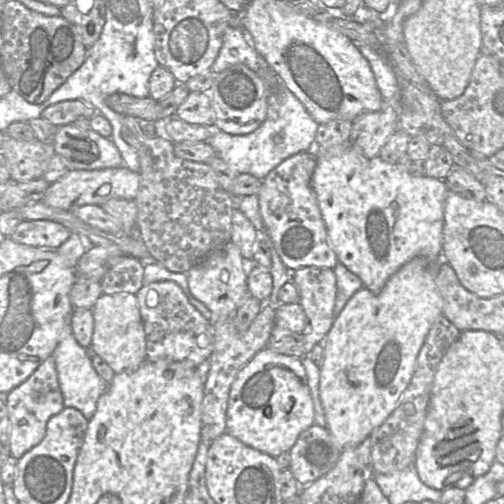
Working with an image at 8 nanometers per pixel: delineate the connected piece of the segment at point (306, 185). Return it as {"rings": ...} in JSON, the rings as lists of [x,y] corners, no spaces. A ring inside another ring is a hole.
{"rings":[[[314,148],[285,159],[262,179],[257,194],[266,231],[281,261],[291,271],[306,266],[334,269],[338,263],[337,255],[328,239],[316,195],[311,187],[316,163]]]}

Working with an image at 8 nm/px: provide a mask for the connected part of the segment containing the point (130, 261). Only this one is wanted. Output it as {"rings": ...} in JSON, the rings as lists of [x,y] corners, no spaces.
{"rings":[[[129,255],[114,260],[100,281],[103,293],[136,294],[143,286],[144,263]]]}

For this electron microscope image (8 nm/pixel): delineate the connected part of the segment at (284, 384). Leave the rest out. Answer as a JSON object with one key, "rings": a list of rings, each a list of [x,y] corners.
{"rings":[[[265,348],[238,372],[230,390],[226,432],[270,456],[289,452],[298,436],[314,424],[314,405],[300,357]]]}

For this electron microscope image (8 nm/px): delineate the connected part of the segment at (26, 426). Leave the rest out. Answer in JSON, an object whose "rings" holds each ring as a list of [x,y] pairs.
{"rings":[[[52,355],[46,358],[22,384],[7,394],[6,407],[10,421],[10,455],[19,460],[44,439],[49,419],[64,408],[56,365]]]}

